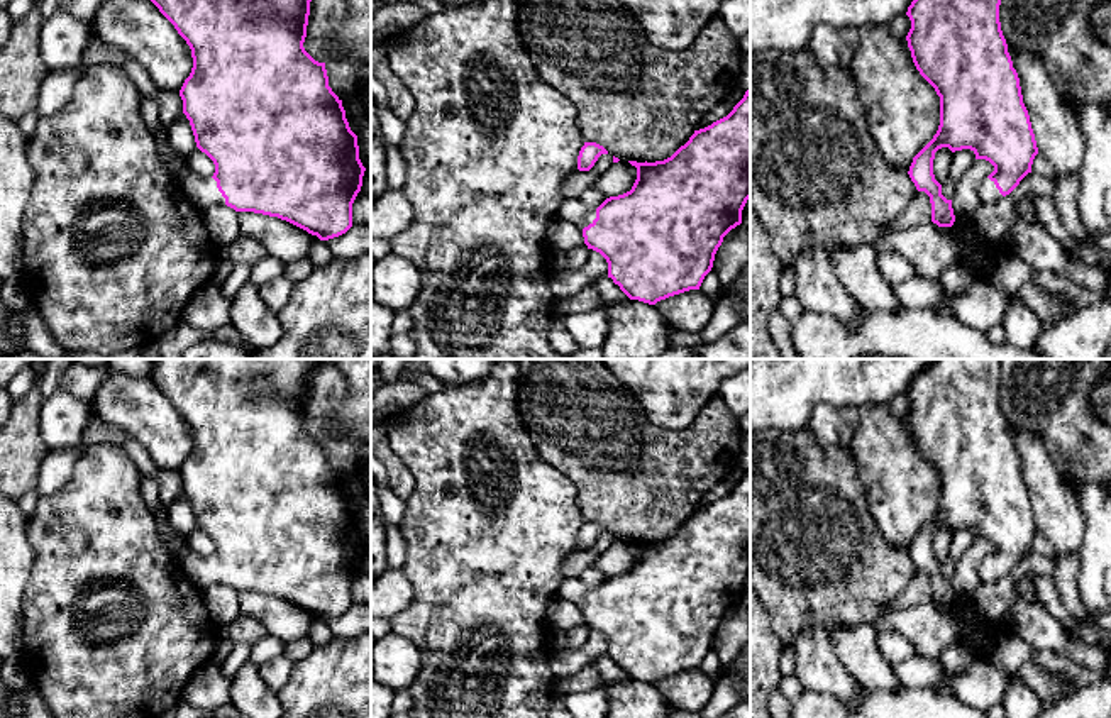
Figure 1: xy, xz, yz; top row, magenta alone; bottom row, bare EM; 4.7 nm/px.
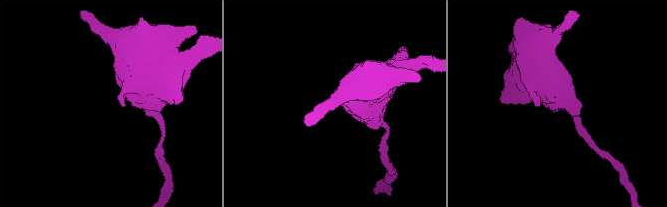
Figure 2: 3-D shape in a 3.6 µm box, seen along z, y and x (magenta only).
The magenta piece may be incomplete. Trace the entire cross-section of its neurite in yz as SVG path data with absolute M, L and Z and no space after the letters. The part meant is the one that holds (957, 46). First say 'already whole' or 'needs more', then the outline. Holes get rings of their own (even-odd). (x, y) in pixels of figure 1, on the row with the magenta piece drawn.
needs more; M913 0L906 15L911 29L906 36L913 63L920 75L935 88L940 97L940 125L933 139L913 157L909 178L918 191L925 191L931 203L931 222L938 227L952 227L955 222L952 200L942 195L942 185L933 174L935 152L948 147L952 152L970 149L976 159L986 159L994 171L977 186L982 205L994 205L1009 195L1020 181L1031 173L1031 164L1038 154L1035 134L1028 110L1023 103L1020 78L1013 68L1008 44L999 22L1001 0Z

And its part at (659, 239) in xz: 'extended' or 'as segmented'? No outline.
extended

